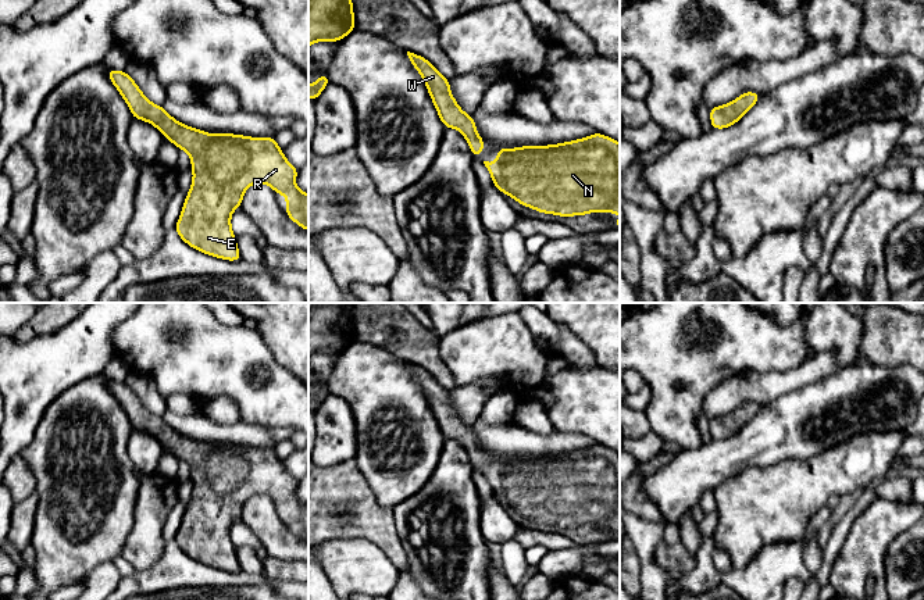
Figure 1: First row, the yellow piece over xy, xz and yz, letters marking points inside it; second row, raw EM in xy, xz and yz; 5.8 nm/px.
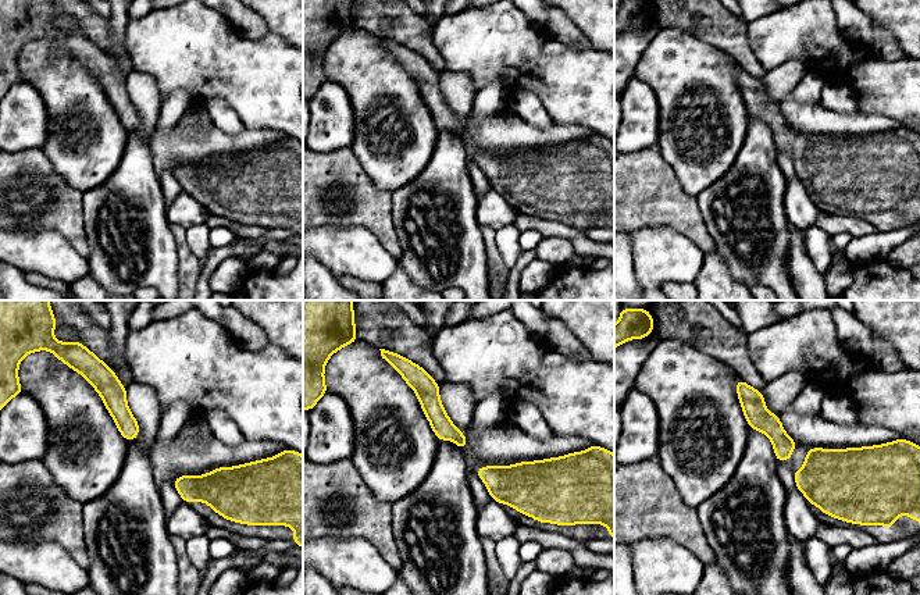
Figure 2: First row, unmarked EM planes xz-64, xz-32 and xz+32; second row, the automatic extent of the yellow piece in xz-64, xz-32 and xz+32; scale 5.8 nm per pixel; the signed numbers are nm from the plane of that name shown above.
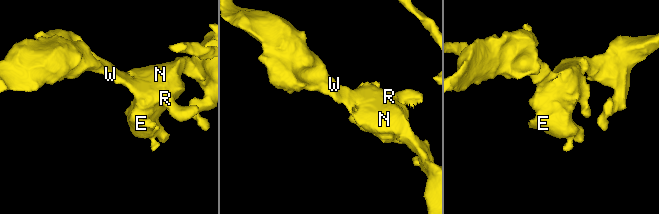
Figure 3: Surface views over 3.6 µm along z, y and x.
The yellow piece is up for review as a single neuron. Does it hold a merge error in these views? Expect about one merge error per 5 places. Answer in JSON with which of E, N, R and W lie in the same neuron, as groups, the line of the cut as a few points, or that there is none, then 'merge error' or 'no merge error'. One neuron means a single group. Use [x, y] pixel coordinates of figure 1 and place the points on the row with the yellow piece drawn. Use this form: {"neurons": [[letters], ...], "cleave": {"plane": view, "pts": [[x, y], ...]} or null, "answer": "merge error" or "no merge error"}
{"neurons": [["E", "N", "R", "W"]], "cleave": null, "answer": "no merge error"}

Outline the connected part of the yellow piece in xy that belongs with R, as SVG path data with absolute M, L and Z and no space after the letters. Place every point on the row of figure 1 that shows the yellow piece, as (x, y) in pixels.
M110 68L108 78L131 108L132 117L154 125L167 140L185 150L192 160L192 188L186 194L175 232L190 247L229 261L242 260L236 236L232 232L231 215L242 206L243 194L254 183L265 183L277 194L286 196L286 215L300 228L308 231L308 194L302 192L295 181L297 168L283 156L274 136L250 138L233 133L207 133L190 128L172 118L163 106L149 101L140 88L125 71Z

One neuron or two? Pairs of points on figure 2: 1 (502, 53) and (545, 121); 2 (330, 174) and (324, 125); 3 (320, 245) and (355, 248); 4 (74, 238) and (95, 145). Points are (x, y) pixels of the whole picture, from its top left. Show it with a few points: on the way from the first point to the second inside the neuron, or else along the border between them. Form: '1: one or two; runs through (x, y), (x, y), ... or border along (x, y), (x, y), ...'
1: two; border along (509, 96), (531, 93), (551, 116)
2: two; border along (350, 146), (317, 153)
3: one; runs through (328, 245), (346, 248)
4: two; border along (57, 171), (82, 192)

